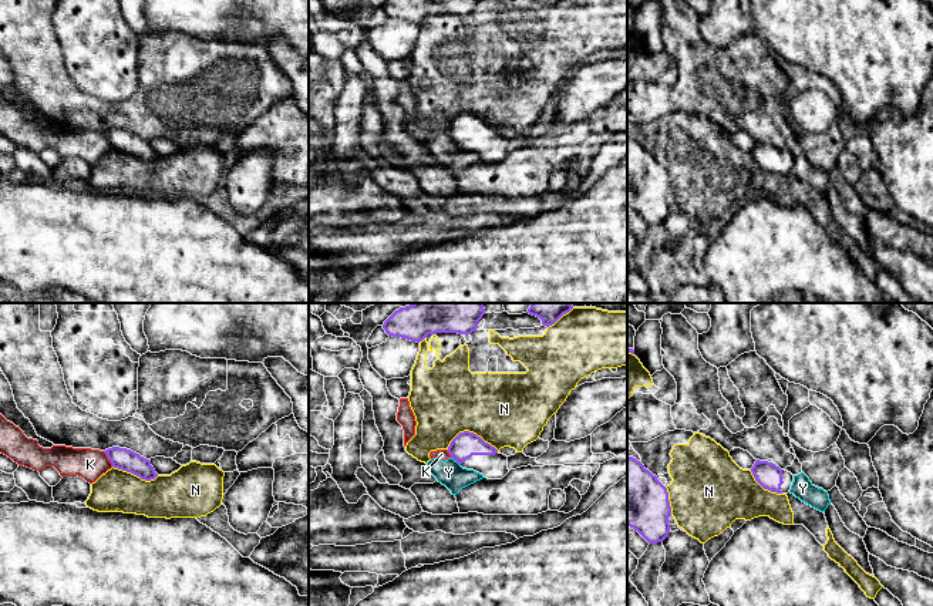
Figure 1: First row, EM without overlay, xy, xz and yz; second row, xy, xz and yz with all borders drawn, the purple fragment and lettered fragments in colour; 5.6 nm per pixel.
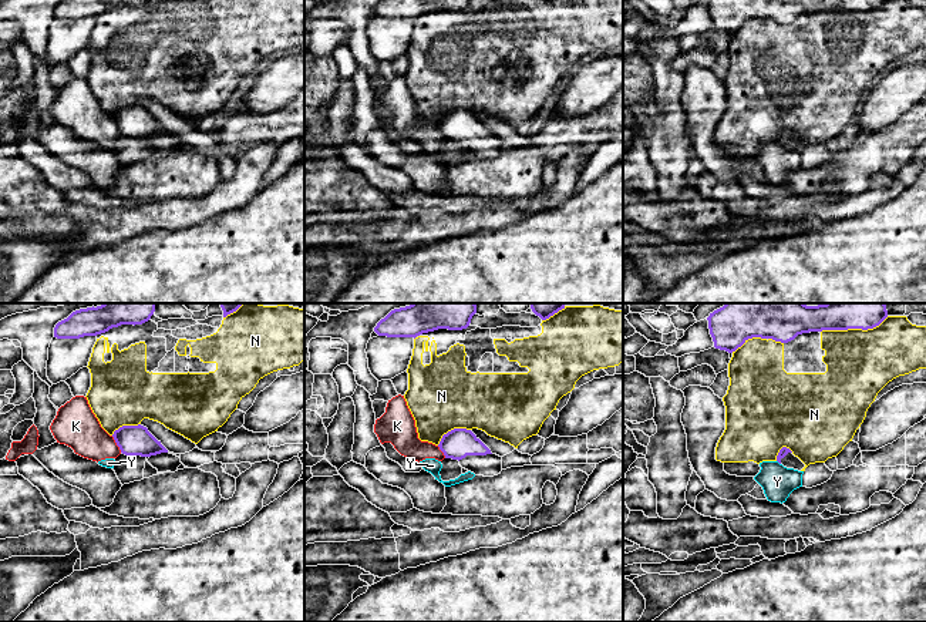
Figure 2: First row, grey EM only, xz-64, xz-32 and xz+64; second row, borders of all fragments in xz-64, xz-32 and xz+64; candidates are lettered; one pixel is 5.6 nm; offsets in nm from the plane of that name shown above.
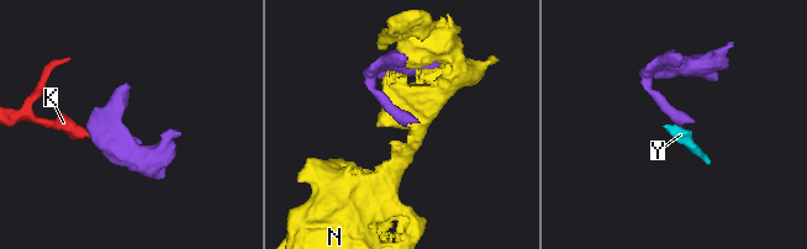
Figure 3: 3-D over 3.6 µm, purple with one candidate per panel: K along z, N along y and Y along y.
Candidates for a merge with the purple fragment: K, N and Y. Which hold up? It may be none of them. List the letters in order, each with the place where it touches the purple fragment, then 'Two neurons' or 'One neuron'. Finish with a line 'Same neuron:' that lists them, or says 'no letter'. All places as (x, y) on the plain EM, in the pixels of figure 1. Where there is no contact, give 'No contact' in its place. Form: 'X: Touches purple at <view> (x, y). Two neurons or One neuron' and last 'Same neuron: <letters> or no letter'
K: Touches purple at xy (108, 140). Two neurons
N: Touches purple at xz (472, 114). Two neurons
Y: Touches purple at xz (455, 141). Two neurons
Same neuron: no letter

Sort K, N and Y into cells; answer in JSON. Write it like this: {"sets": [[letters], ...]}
{"sets": [["K", "Y"], ["N"]]}

